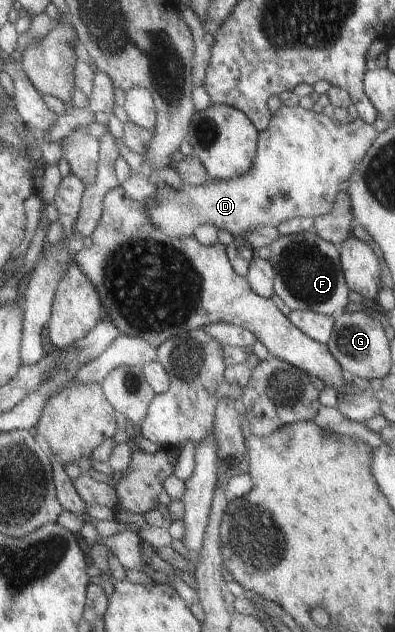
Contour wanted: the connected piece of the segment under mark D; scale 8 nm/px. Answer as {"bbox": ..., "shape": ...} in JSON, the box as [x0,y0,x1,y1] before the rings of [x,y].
{"bbox":[148,104,379,239],"shape":[[[282,104],[282,107],[271,114],[268,127],[259,132],[258,151],[250,172],[230,181],[208,179],[202,185],[190,185],[184,181],[182,189],[174,189],[172,185],[170,189],[158,188],[152,196],[156,197],[156,201],[148,207],[152,221],[176,237],[195,237],[194,231],[200,225],[212,223],[218,229],[228,231],[235,239],[240,239],[244,233],[264,225],[278,227],[282,221],[293,217],[320,217],[332,211],[336,196],[347,191],[352,171],[356,169],[356,165],[360,165],[362,157],[368,153],[379,133],[373,124],[364,123],[360,118],[344,124],[300,105],[288,107]]]}

